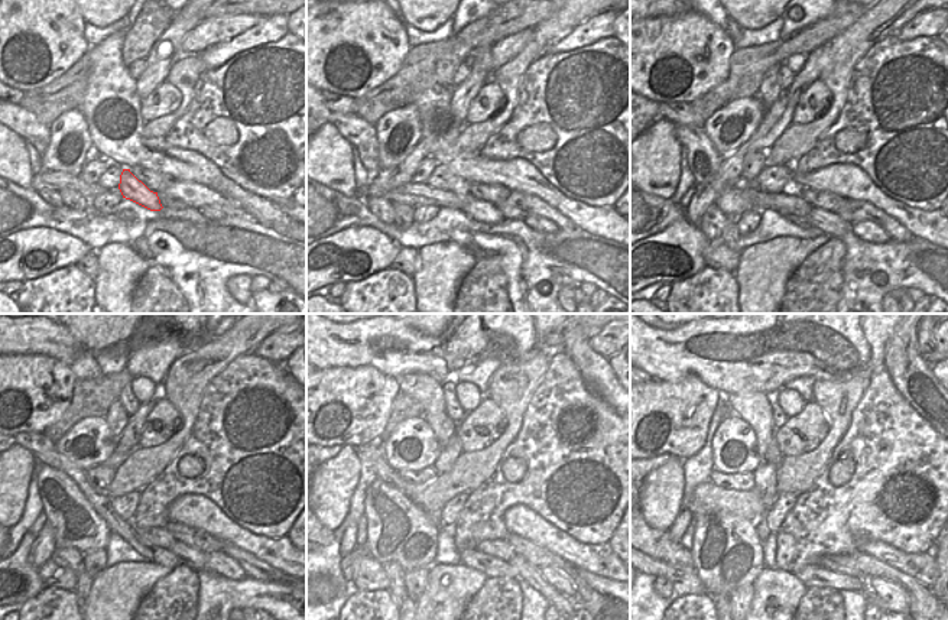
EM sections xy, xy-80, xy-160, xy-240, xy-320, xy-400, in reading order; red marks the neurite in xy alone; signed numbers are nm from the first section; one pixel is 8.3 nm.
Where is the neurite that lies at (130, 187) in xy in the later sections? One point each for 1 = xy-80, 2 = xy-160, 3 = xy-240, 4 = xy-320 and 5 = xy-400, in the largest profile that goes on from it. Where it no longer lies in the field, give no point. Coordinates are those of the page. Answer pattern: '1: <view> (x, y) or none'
1: xy-80 (481, 211)
2: xy-160 (831, 224)
3: xy-240 (192, 558)
4: xy-320 (532, 575)
5: xy-400 (867, 591)

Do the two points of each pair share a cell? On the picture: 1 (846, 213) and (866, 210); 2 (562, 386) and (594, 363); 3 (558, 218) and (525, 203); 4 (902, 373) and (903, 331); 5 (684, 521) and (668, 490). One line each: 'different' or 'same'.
1: same
2: different
3: same
4: same
5: different

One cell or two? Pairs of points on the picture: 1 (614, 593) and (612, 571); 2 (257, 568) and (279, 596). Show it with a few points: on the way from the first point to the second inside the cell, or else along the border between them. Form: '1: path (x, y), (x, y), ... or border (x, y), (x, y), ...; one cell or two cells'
1: border (580, 570), (614, 580); two cells
2: border (247, 574), (259, 580), (291, 584); two cells

